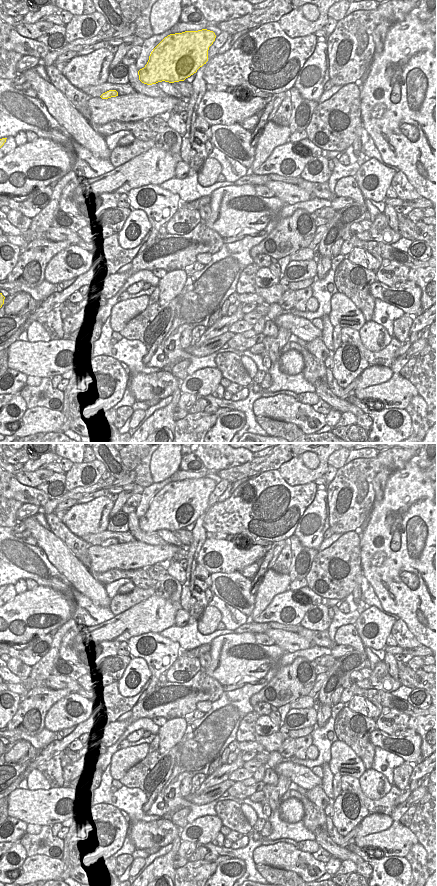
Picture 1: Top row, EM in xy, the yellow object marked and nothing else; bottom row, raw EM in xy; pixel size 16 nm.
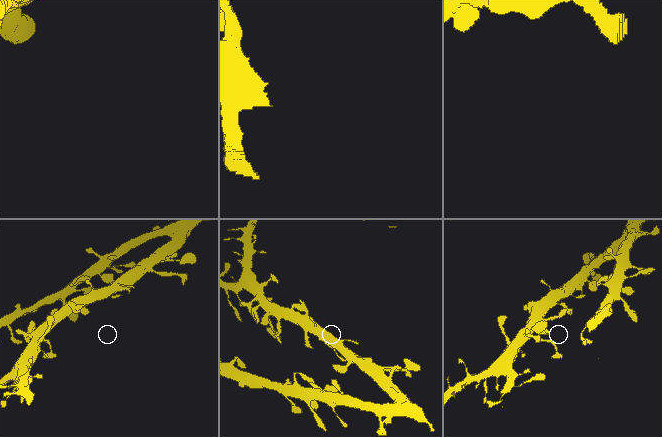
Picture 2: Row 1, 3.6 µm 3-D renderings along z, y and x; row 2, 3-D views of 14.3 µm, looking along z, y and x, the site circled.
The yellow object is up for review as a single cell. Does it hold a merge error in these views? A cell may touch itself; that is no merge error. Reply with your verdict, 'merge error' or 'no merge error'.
no merge error

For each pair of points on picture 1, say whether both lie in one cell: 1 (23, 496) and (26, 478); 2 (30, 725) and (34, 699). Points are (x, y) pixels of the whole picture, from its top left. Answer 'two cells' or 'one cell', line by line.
1: two cells
2: one cell

